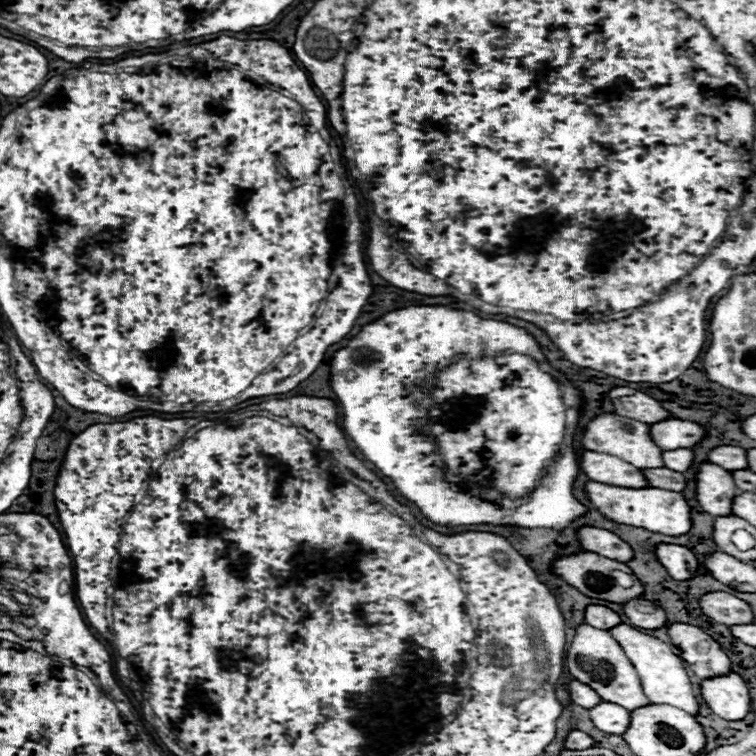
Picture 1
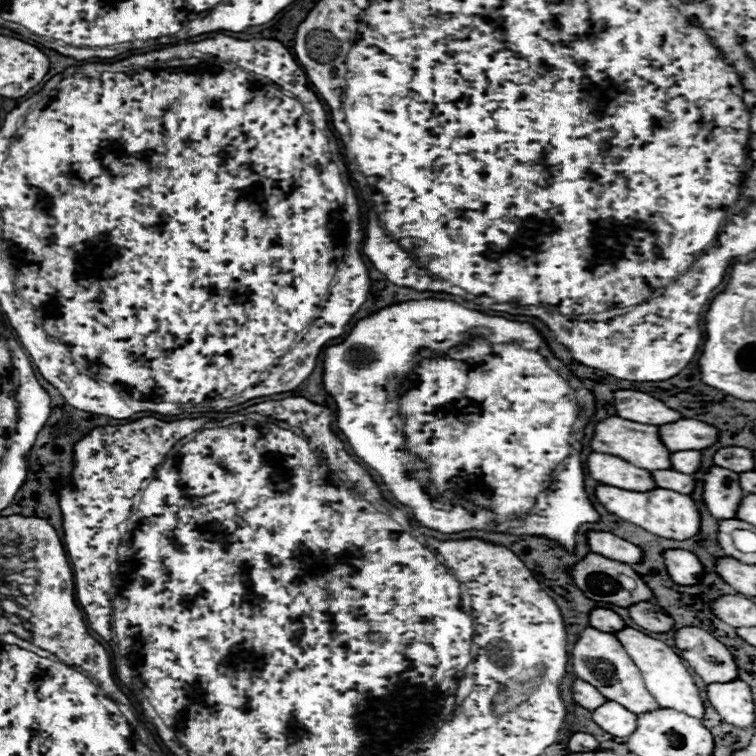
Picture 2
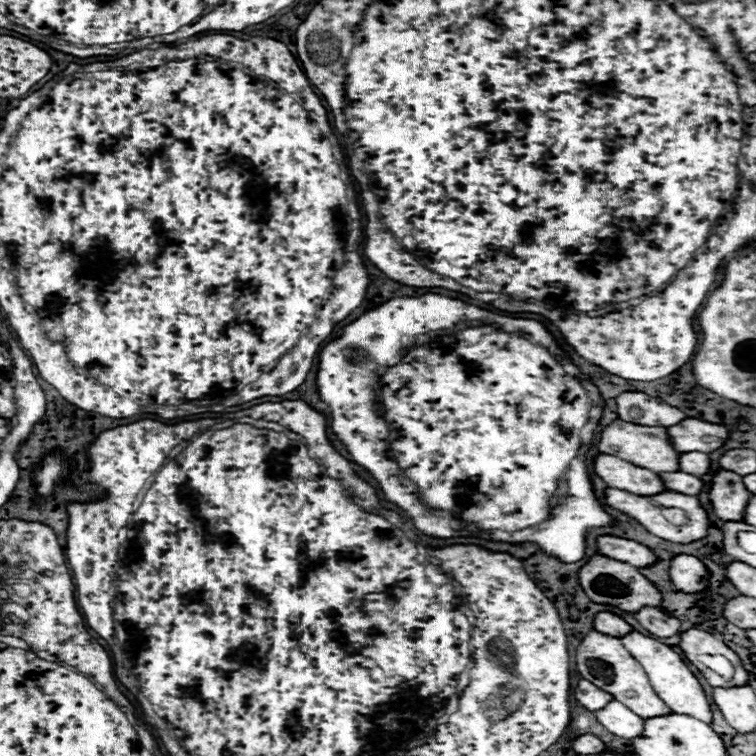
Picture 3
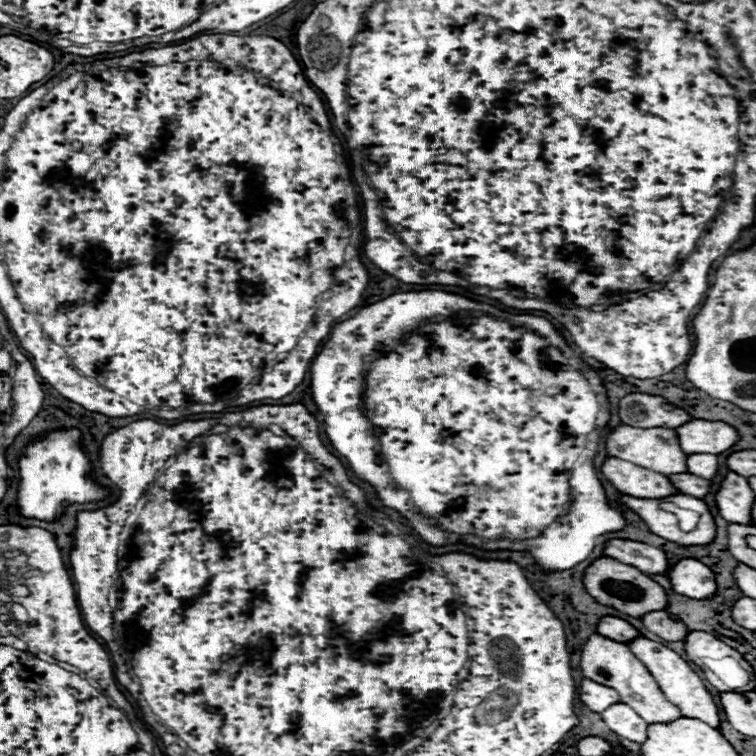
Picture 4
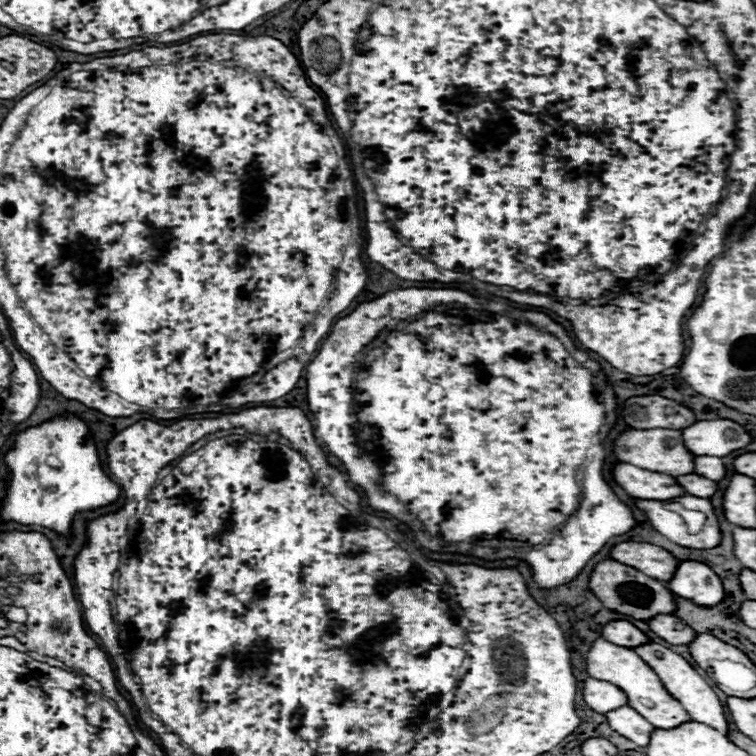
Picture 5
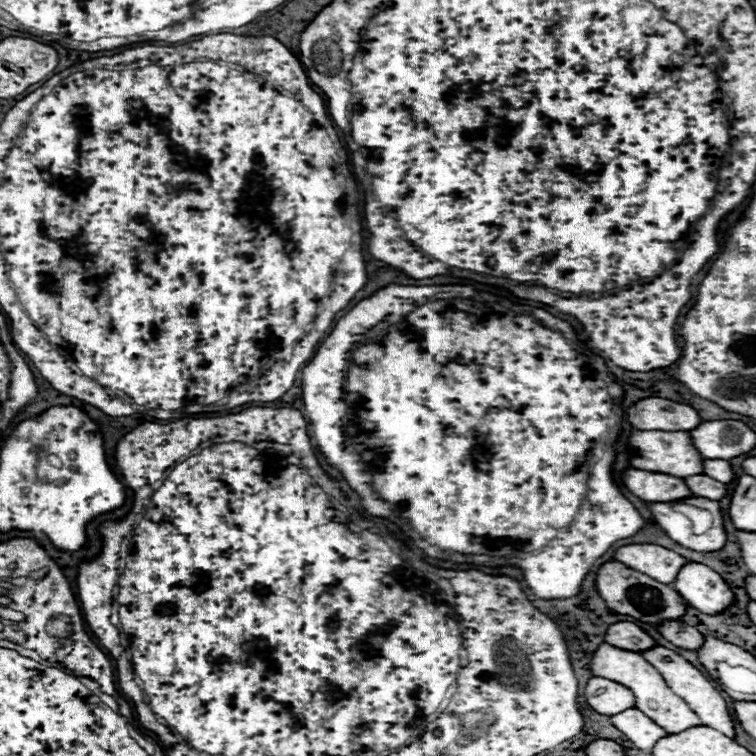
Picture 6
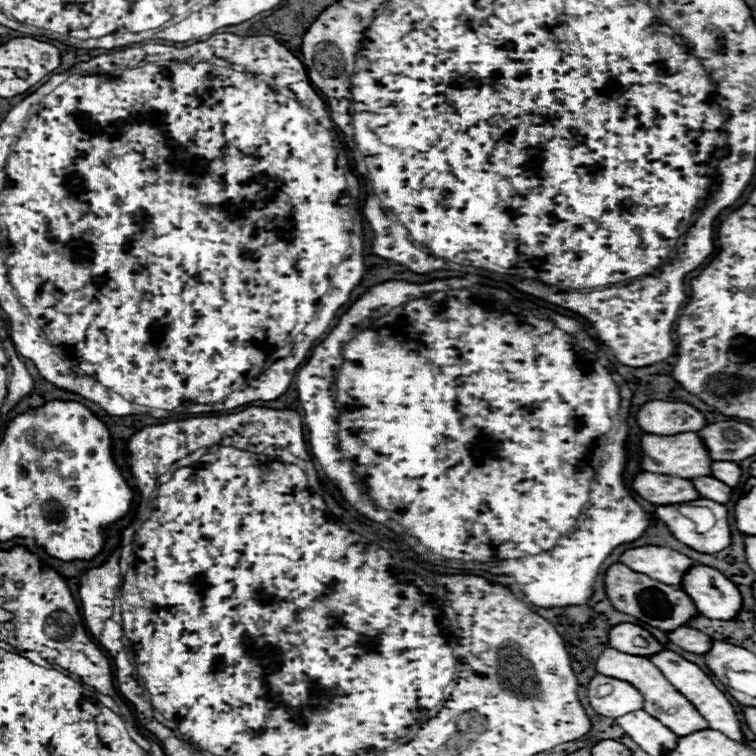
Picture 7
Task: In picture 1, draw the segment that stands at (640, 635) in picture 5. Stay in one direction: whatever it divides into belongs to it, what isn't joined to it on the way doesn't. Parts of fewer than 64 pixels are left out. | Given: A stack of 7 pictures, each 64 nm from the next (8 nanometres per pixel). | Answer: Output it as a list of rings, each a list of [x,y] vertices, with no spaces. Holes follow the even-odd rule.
[[[588,606],[586,614],[584,614],[584,622],[594,628],[600,628],[600,630],[610,630],[610,628],[622,624],[620,616],[606,606]]]

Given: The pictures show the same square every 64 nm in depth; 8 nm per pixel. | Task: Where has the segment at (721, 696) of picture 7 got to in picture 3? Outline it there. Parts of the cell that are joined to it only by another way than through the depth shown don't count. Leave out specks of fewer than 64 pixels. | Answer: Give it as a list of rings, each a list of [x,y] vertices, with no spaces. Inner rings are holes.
[[[640,632],[628,634],[626,638],[622,638],[622,644],[626,646],[626,650],[642,664],[642,668],[646,670],[652,688],[656,690],[656,694],[678,714],[686,714],[692,718],[698,718],[706,724],[712,724],[712,708],[710,708],[710,700],[704,694],[700,682],[696,680],[696,676],[690,672],[690,668],[686,666],[686,662],[666,644],[652,640]]]

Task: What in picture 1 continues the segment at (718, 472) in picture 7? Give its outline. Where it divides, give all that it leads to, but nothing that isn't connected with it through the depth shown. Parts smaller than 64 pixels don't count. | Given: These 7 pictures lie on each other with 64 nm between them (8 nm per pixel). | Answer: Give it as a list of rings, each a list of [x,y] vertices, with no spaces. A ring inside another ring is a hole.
[[[668,450],[664,452],[664,466],[670,470],[686,472],[692,466],[694,452],[692,450]]]

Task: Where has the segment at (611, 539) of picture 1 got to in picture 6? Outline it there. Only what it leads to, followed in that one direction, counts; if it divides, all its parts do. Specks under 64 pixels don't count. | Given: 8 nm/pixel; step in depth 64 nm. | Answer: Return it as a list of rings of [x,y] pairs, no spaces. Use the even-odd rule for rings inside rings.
[[[630,544],[622,546],[616,552],[616,560],[624,562],[628,568],[634,568],[642,574],[648,574],[650,578],[672,584],[688,560],[680,554],[674,554],[668,548],[654,546],[654,544]]]

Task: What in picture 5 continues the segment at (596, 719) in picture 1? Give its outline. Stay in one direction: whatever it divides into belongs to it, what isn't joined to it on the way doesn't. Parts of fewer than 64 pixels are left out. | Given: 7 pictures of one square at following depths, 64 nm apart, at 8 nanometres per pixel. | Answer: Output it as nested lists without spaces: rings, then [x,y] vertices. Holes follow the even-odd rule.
[[[624,706],[622,710],[612,710],[610,714],[606,714],[606,718],[612,730],[642,748],[650,744],[650,736],[656,730],[642,714],[638,714],[630,706]]]

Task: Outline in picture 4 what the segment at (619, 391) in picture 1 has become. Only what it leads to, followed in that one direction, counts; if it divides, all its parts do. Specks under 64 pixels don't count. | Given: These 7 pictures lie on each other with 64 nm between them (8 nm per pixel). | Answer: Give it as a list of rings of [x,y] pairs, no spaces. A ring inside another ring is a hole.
[[[628,394],[620,400],[620,420],[636,428],[678,428],[692,420],[686,410],[666,402],[662,396]]]

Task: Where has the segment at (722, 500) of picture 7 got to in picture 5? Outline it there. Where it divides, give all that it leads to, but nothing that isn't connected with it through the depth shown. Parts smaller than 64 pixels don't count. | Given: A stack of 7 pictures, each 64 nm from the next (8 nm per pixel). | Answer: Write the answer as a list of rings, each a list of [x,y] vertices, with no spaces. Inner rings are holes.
[[[686,474],[686,476],[678,476],[676,478],[678,484],[686,490],[686,494],[690,496],[698,496],[698,498],[712,498],[718,490],[718,482],[702,478],[698,474]]]

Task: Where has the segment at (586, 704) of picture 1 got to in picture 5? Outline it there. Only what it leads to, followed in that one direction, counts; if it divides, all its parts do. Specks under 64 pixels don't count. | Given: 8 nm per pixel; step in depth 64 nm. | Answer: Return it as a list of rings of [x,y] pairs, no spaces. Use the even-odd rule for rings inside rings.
[[[588,678],[584,682],[584,702],[594,712],[606,714],[610,710],[626,706],[628,698],[626,698],[626,694],[618,686],[612,686],[610,682],[604,682],[604,680],[598,682],[596,678]]]

